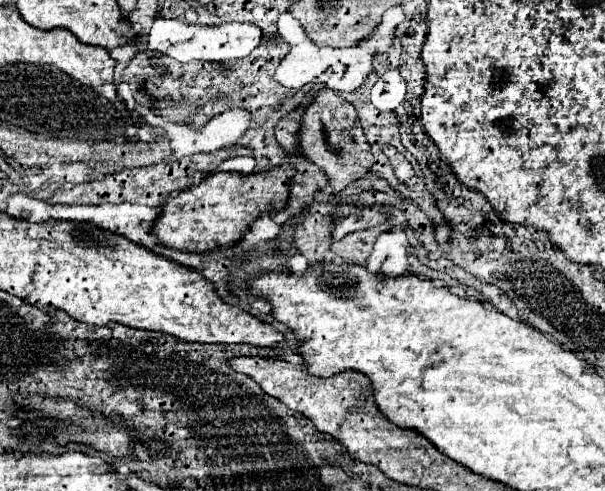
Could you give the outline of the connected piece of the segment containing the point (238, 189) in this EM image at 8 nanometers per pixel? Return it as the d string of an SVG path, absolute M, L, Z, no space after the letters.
M275 167L269 171L241 175L241 173L215 173L203 179L199 185L181 191L177 197L169 199L163 207L163 215L153 227L153 235L165 247L183 253L207 253L221 247L233 247L251 229L251 223L259 219L265 211L269 215L287 207L291 177L295 167Z

